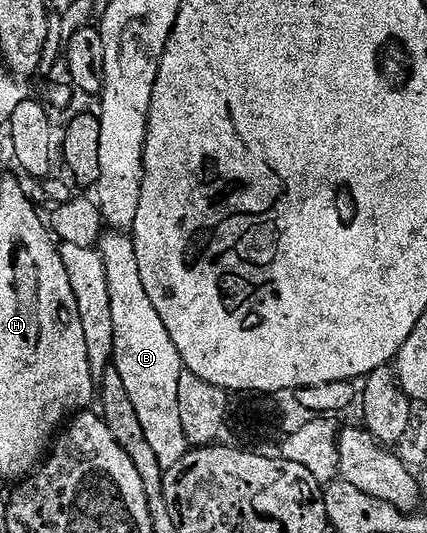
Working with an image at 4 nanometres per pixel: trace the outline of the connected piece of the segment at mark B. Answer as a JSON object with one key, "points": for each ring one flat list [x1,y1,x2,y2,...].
{"points":[[107,230,99,237,97,249,104,259,109,286,109,306,113,312,113,367,121,374,121,382,125,382,125,391,129,393,133,402,133,410,137,410,141,430,145,430,145,438,149,442,150,455,155,457,155,462,160,468,174,469,182,463,189,451,185,429,181,426,179,405,179,383,181,374,185,371,183,359,181,354,177,354,177,346,173,346,173,338,169,338,169,330,165,330,165,322,161,322,161,314,157,314,157,306,153,306,153,302,149,302,149,294,145,294,145,282,141,282,141,266,137,266,134,239,126,231]]}

